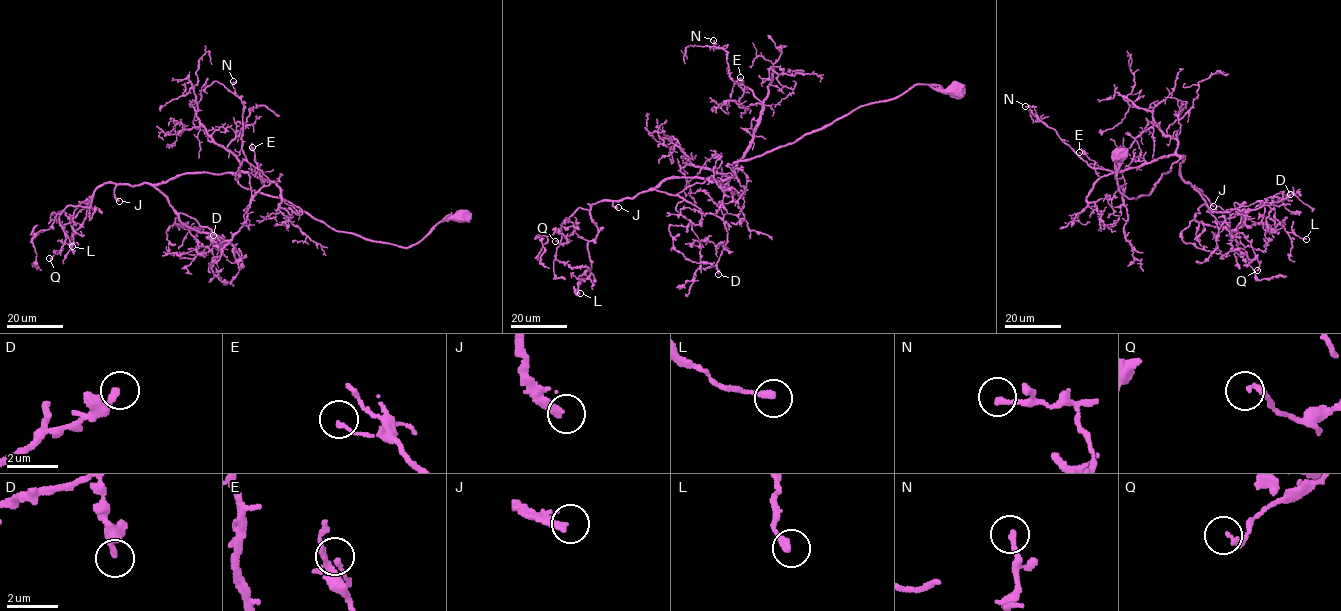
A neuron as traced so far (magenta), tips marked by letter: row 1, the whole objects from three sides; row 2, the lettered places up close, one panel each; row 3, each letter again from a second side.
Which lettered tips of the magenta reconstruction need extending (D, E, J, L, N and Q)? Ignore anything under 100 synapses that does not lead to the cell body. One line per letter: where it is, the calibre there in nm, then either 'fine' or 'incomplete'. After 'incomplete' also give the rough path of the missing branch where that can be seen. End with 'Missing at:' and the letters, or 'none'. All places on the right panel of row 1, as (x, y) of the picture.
D: at (1290, 194); 300 nm thick; fine
E: at (1079, 152); 130 nm thick; fine
J: at (1213, 206); 260 nm thick; incomplete; missing branch runs (1213, 206), (1220, 211), (1221, 203), (1238, 209), (1259, 190), (1295, 185), (1269, 218), (1262, 244)
L: at (1306, 239); 240 nm thick; fine
N: at (1025, 106); 220 nm thick; fine
Q: at (1257, 270); 200 nm thick; fine
Missing at: J

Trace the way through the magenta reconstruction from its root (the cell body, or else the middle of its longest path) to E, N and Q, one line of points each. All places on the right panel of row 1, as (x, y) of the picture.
E: (1121, 154), (1117, 184), (1135, 200), (1150, 194), (1179, 158), (1168, 155), (1113, 172), (1096, 168), (1079, 152)
N: (1121, 154), (1117, 184), (1135, 200), (1150, 194), (1179, 158), (1164, 156), (1119, 172), (1093, 168), (1025, 106)
Q: (1121, 154), (1117, 184), (1135, 200), (1184, 156), (1182, 178), (1221, 224), (1245, 212), (1237, 231), (1257, 270)

